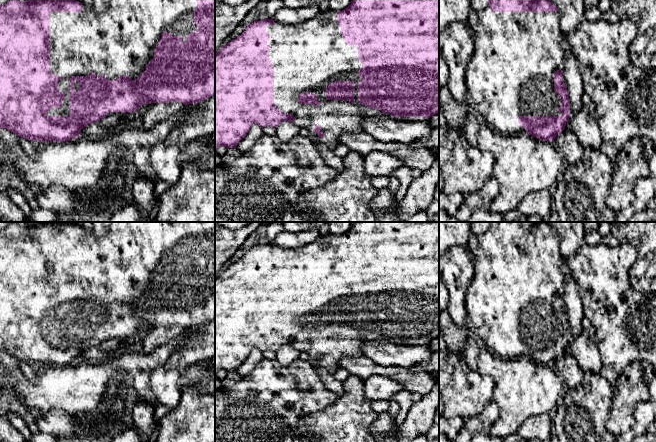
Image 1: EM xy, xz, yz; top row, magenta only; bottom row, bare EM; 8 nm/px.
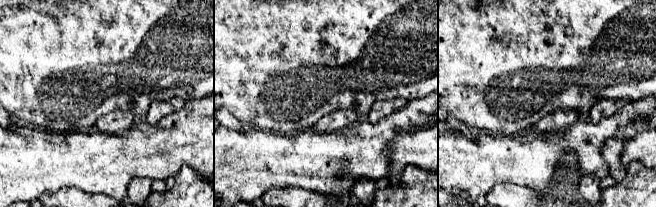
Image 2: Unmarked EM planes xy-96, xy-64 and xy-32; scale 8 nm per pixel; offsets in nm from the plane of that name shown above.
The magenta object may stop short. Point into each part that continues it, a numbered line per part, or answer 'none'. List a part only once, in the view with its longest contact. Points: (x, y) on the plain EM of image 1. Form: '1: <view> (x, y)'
1: xy (120, 265)

